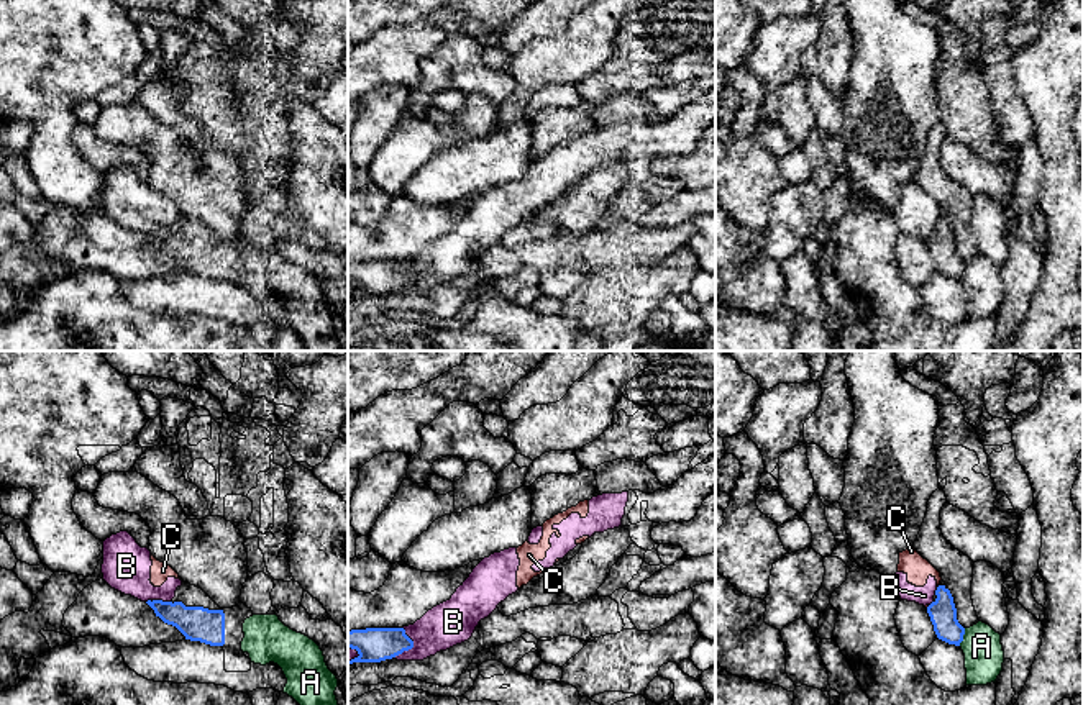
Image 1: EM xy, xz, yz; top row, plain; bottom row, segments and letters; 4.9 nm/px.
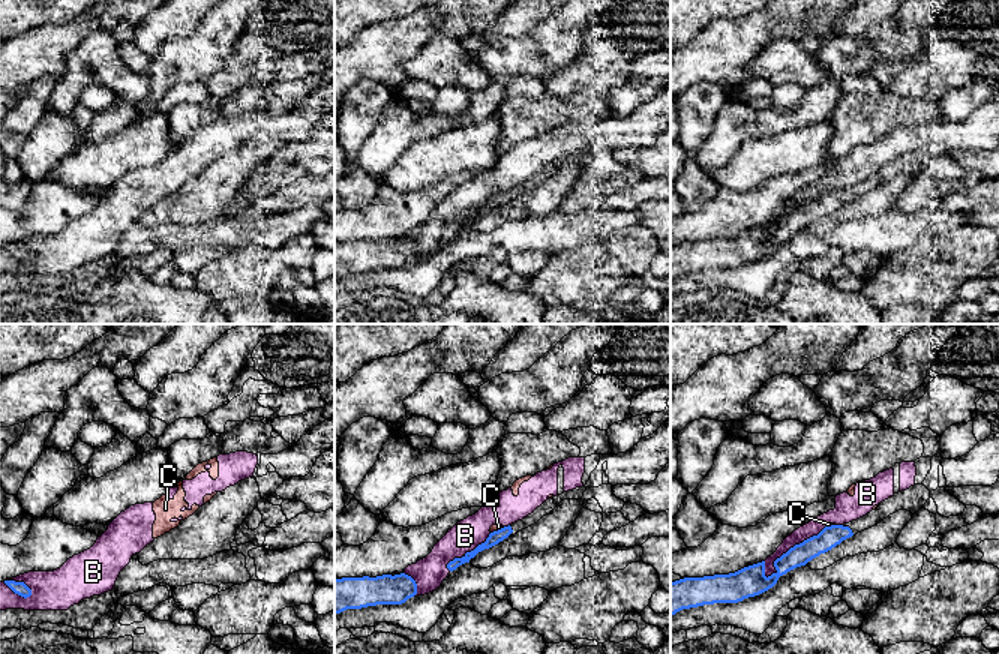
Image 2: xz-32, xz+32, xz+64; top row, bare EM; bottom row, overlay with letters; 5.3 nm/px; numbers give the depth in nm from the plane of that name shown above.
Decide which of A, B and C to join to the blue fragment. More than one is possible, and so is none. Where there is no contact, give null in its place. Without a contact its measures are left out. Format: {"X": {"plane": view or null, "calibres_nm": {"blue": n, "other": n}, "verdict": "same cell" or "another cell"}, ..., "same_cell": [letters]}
{"A": {"plane": "yz", "calibres_nm": {"blue": 140, "other": 190}, "verdict": "another cell"}, "B": {"plane": "xz", "calibres_nm": {"blue": 170, "other": 220}, "verdict": "another cell"}, "C": {"plane": null, "verdict": "another cell"}, "same_cell": []}

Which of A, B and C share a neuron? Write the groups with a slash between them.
A / B C

